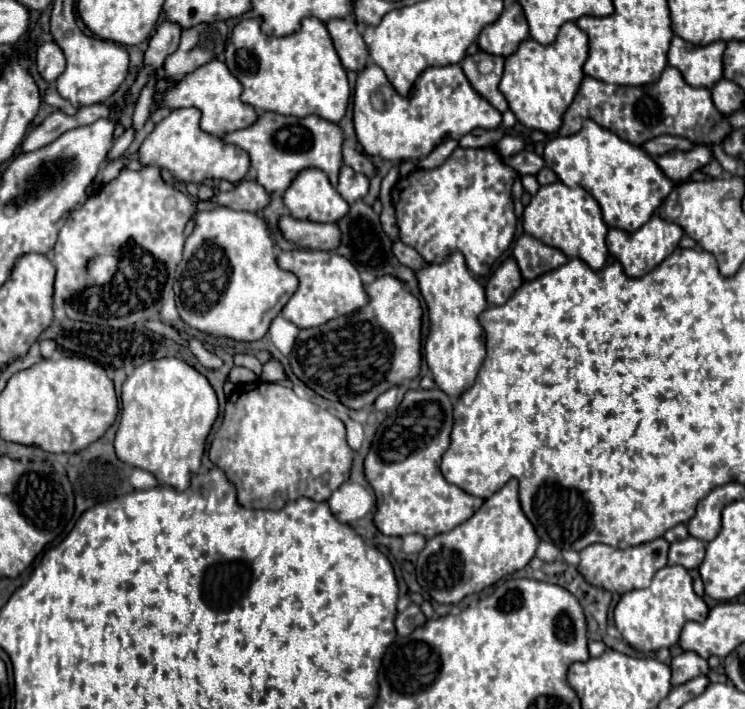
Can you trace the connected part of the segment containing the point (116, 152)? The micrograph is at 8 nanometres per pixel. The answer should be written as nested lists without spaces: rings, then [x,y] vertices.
[[[129,128],[125,134],[121,134],[121,136],[115,140],[113,148],[111,148],[109,154],[107,154],[107,162],[113,162],[115,158],[119,158],[119,156],[129,148],[131,142],[133,142],[133,128]]]

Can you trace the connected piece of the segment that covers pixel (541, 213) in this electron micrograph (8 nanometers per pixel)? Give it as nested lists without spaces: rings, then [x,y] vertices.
[[[561,180],[541,186],[523,210],[523,228],[527,234],[535,236],[543,244],[559,248],[569,258],[581,258],[593,270],[603,268],[607,262],[605,236],[609,228],[603,222],[597,200],[579,186],[569,188]]]

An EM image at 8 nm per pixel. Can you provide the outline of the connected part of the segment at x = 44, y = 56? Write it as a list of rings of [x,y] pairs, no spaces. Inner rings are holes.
[[[45,42],[37,50],[37,70],[47,82],[55,82],[65,70],[65,56],[55,42]]]

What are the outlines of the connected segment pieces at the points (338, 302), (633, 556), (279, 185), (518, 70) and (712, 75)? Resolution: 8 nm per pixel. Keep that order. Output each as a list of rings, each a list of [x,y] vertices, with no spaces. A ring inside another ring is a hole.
[[[289,250],[281,252],[277,258],[279,266],[293,272],[299,278],[299,288],[293,294],[293,300],[285,304],[281,316],[291,320],[299,328],[321,326],[333,318],[353,314],[355,310],[367,304],[367,292],[361,282],[357,268],[337,252],[321,252],[321,250]]]
[[[655,538],[651,542],[631,546],[625,550],[611,548],[607,544],[591,544],[585,550],[581,550],[581,562],[577,568],[589,584],[617,594],[625,594],[629,590],[647,588],[651,584],[655,572],[667,564],[667,550],[669,550],[669,542],[665,538]]]
[[[263,112],[255,124],[243,130],[227,134],[223,140],[237,144],[251,156],[251,166],[257,170],[257,182],[267,188],[267,192],[283,192],[305,168],[319,168],[337,186],[339,170],[343,166],[343,130],[339,124],[329,122],[321,116],[283,116],[275,112]]]
[[[567,22],[561,26],[557,40],[553,44],[539,44],[531,38],[521,42],[519,50],[505,60],[505,72],[499,84],[499,90],[509,102],[515,118],[531,128],[545,134],[555,134],[559,124],[563,124],[563,114],[575,98],[579,84],[583,80],[583,64],[589,56],[589,38],[575,24]]]
[[[675,36],[669,48],[669,64],[679,68],[687,84],[713,88],[723,78],[723,52],[725,42],[695,46]]]

